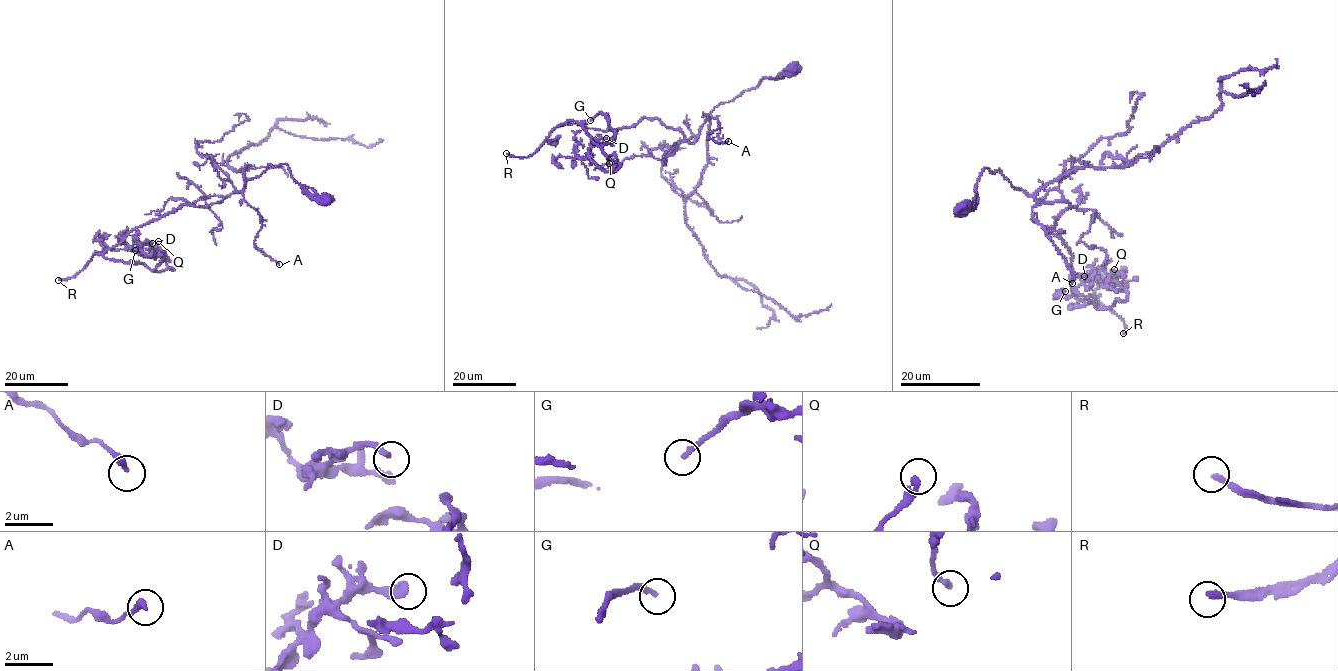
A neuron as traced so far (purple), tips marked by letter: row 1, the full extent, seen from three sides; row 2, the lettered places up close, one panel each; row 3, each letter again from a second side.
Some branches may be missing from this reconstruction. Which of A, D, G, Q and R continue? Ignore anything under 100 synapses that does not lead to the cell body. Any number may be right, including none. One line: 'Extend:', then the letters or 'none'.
Extend: R

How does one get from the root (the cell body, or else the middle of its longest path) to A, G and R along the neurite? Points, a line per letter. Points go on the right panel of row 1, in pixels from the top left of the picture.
A: (965, 209), (971, 207), (981, 171), (999, 170), (1039, 203), (1032, 208), (1034, 218), (1075, 273), (1072, 283)
G: (965, 209), (986, 168), (1067, 201), (1046, 227), (1071, 252), (1069, 305), (1098, 308), (1065, 291)
R: (965, 209), (986, 168), (1040, 201), (1067, 201), (1046, 227), (1071, 252), (1071, 289), (1109, 307), (1123, 333)

